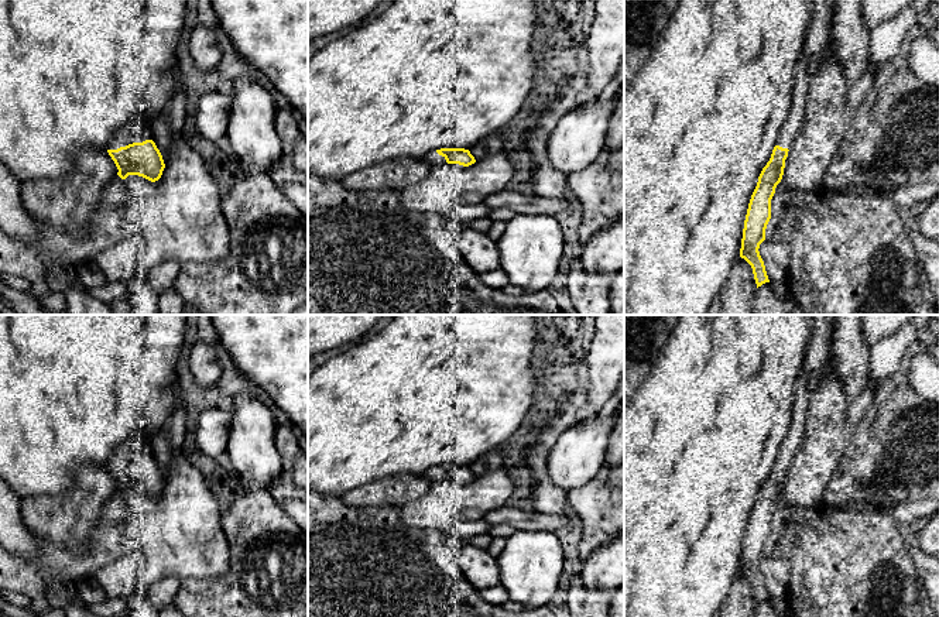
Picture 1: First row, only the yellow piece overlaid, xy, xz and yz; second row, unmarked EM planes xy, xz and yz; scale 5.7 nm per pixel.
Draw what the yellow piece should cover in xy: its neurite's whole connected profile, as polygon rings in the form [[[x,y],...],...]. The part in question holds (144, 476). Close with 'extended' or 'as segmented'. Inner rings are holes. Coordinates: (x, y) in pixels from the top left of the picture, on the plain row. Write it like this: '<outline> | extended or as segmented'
[[[138,428],[130,439],[114,449],[107,469],[121,496],[138,491],[155,498],[165,484],[162,472],[152,457],[151,438],[144,428]]] | extended

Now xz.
[[[441,465],[428,469],[424,476],[431,484],[443,481],[446,479],[459,480],[463,483],[469,483],[476,479],[470,467],[465,465]]] | extended

